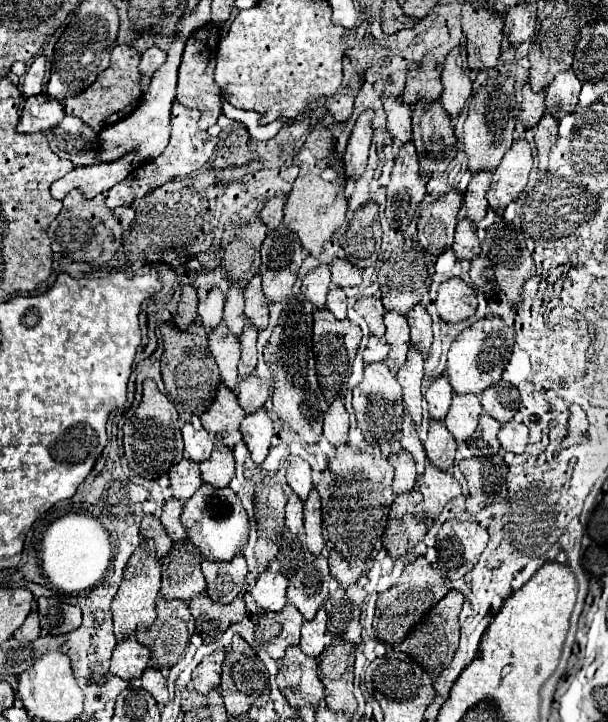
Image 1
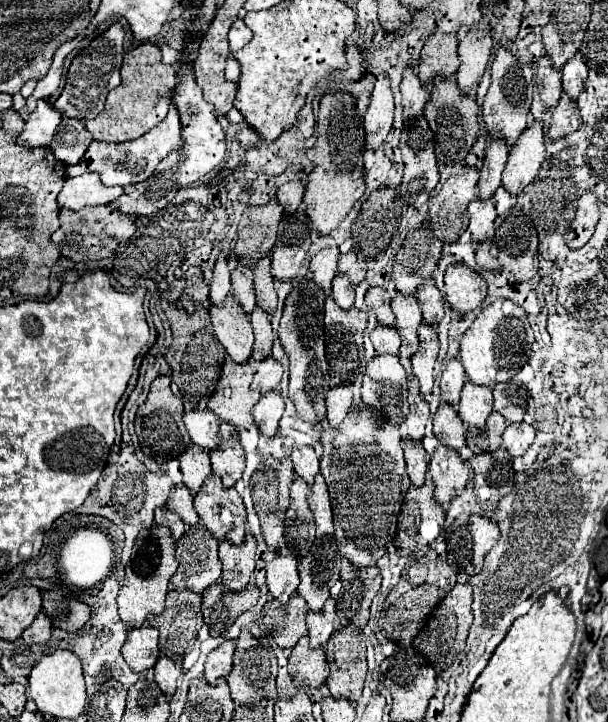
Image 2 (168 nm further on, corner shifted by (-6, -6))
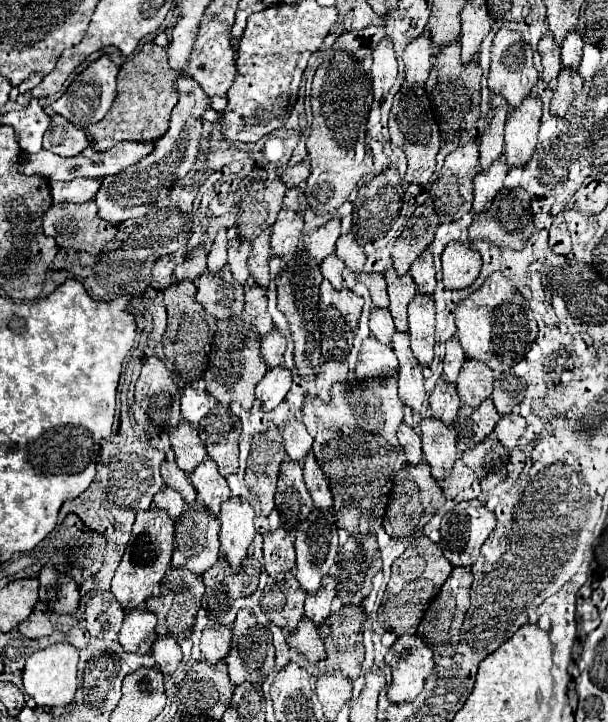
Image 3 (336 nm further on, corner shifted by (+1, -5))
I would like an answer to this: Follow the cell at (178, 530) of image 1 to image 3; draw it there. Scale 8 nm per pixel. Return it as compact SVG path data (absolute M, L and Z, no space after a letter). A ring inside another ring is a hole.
M165 460L161 464L161 476L163 476L163 480L165 480L167 486L171 486L171 488L175 488L175 490L179 490L183 494L183 498L185 498L187 504L195 502L195 488L193 488L187 472L179 470L177 462Z

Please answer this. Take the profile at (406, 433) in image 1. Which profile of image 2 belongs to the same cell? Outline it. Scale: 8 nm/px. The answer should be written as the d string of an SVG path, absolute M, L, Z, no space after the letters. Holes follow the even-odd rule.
M410 377L410 383L408 383L408 403L410 403L410 413L406 417L408 435L414 443L422 443L424 425L430 417L430 411L428 411L428 403L420 397L418 383L414 383L414 377Z

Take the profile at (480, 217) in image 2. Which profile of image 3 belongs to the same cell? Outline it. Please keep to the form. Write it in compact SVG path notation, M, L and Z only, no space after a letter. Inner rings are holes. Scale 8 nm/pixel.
M497 158L489 170L481 170L475 176L475 200L473 200L473 212L479 214L483 210L487 210L495 198L495 194L501 190L503 180L509 172L509 166L505 162L505 158Z

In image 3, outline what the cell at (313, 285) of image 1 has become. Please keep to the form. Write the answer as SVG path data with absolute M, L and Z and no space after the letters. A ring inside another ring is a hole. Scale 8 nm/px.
M333 218L325 226L307 232L303 238L305 238L307 252L317 262L321 262L327 254L333 254L335 252L335 242L337 242L339 236L341 236L341 220L339 218Z

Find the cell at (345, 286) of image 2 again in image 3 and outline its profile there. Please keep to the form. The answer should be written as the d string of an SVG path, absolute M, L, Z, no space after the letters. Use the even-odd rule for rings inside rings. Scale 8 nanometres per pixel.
M329 254L327 258L323 258L321 262L321 272L323 272L323 278L329 280L337 290L343 288L343 260L335 254Z

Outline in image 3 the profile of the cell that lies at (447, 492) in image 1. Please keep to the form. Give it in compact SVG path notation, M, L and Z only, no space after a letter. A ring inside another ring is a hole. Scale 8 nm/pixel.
M427 416L421 420L421 438L423 438L423 454L427 464L431 466L435 480L443 480L445 476L449 476L457 458L455 450L457 440L453 432L439 418Z

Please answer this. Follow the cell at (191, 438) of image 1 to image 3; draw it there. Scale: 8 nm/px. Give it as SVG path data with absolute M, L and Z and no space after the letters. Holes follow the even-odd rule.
M191 384L185 386L181 396L181 418L191 422L193 426L199 424L199 420L209 412L209 394L195 390Z

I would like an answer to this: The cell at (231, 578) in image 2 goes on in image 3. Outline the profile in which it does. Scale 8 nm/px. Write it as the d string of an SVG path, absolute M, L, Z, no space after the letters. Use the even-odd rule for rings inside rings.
M229 498L221 506L219 540L221 550L231 562L233 570L241 568L241 560L247 556L247 548L255 538L253 518L255 518L253 506L241 498Z

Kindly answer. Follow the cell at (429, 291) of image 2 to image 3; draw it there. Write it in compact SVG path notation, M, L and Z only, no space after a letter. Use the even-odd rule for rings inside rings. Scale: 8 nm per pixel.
M429 250L421 252L419 258L411 264L411 276L417 282L419 292L433 294L435 290L435 266L433 266L433 254Z

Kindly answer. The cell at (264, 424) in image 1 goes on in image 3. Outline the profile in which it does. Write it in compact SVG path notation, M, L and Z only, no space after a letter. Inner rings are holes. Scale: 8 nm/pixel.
M283 366L269 368L255 390L257 398L261 400L261 406L265 410L273 410L275 406L279 406L291 388L291 380L293 380L291 370L287 370Z

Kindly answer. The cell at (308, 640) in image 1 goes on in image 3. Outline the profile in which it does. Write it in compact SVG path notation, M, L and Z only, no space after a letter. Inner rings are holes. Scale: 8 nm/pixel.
M327 574L321 580L321 588L315 594L307 594L305 598L305 616L311 618L317 626L329 616L331 604L336 596L336 579Z

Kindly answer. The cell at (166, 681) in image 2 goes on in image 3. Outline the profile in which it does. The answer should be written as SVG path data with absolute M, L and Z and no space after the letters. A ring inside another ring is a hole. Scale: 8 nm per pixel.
M159 636L153 644L153 656L157 660L157 668L163 674L173 674L183 658L181 648L173 636Z

